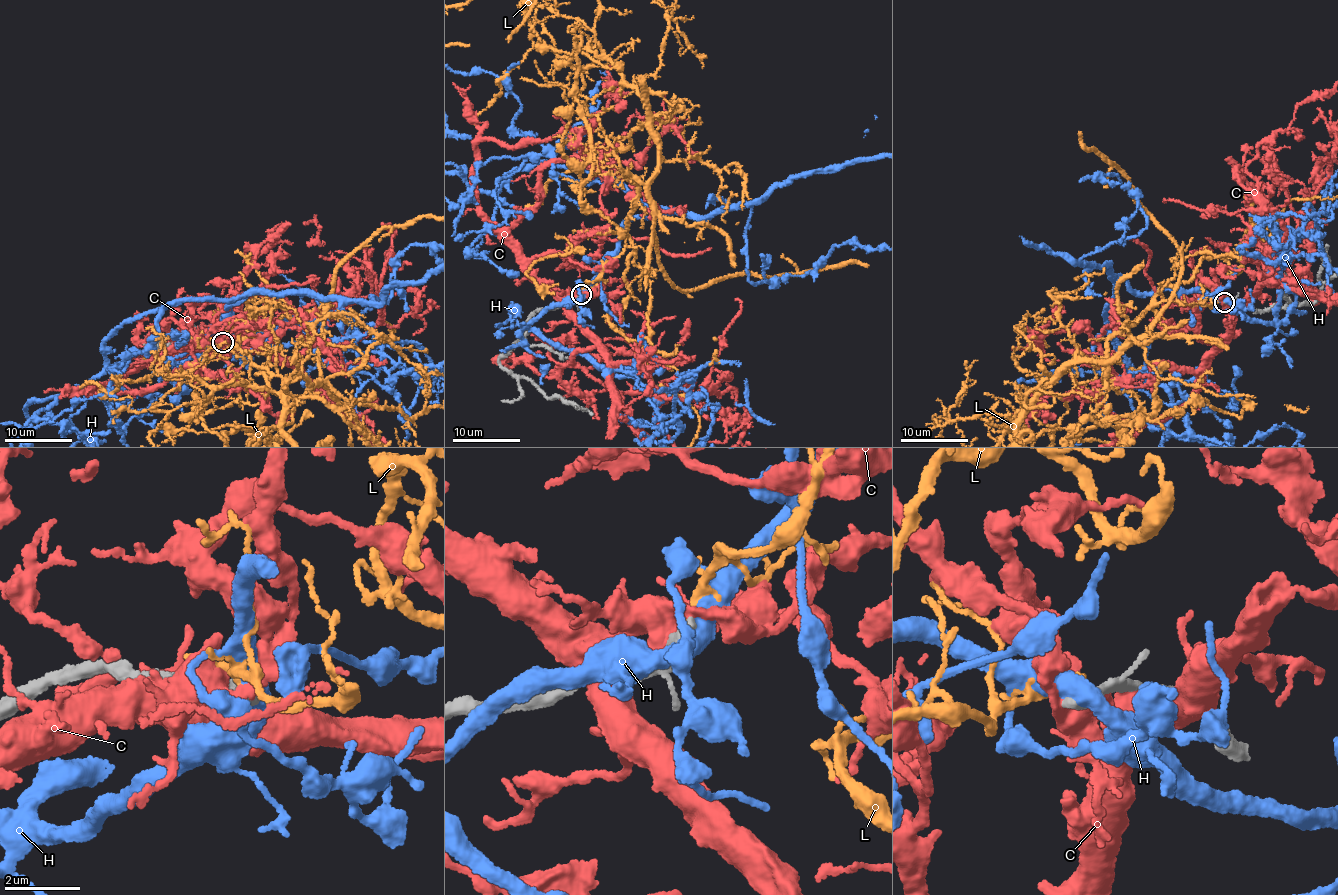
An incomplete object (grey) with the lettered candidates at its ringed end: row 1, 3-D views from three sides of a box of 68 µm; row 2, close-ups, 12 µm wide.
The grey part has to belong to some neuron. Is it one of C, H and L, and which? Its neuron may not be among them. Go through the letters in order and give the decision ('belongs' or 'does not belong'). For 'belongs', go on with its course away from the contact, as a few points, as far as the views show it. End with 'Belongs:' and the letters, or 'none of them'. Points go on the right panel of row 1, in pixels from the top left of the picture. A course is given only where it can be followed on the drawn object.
C: does not belong
H: does not belong
L: does not belong
Belongs: none of them

